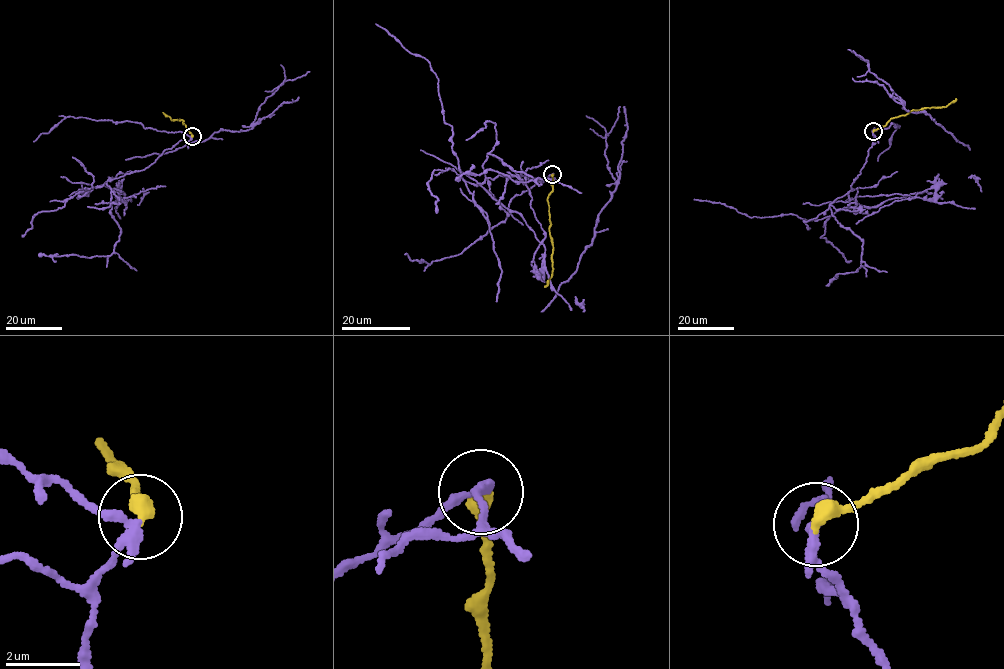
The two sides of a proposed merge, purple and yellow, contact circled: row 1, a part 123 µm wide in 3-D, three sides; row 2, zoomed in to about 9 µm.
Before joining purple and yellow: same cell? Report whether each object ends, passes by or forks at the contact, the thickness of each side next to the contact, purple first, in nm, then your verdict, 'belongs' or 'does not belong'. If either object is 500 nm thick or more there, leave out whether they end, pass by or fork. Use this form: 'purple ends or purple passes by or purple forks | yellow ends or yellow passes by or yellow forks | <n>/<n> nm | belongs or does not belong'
purple passes by | yellow ends | 240/420 nm | does not belong

